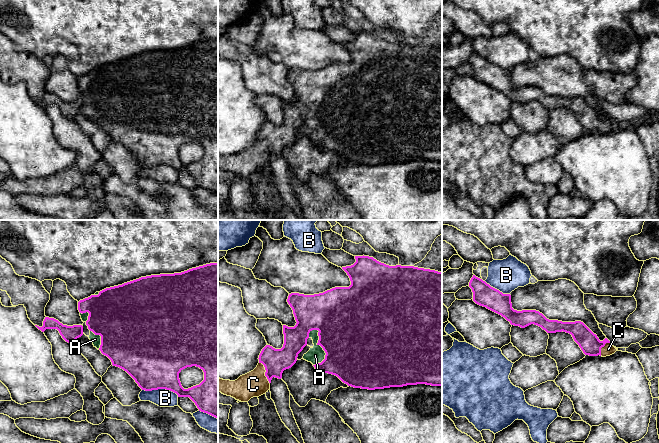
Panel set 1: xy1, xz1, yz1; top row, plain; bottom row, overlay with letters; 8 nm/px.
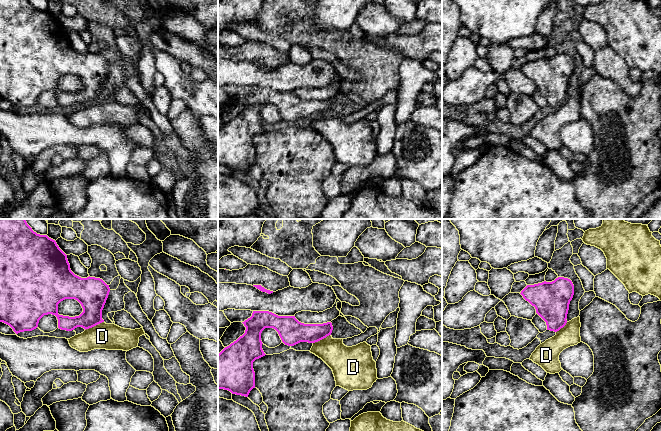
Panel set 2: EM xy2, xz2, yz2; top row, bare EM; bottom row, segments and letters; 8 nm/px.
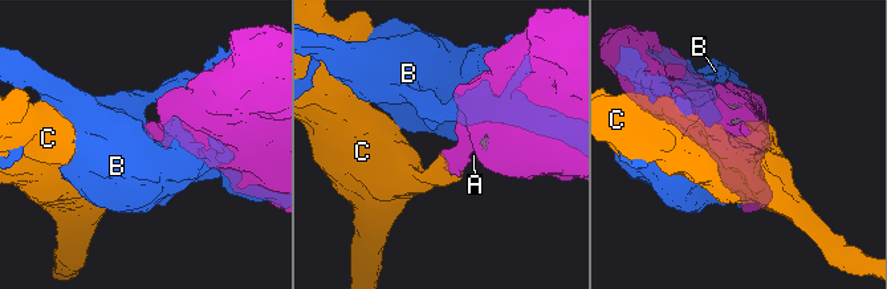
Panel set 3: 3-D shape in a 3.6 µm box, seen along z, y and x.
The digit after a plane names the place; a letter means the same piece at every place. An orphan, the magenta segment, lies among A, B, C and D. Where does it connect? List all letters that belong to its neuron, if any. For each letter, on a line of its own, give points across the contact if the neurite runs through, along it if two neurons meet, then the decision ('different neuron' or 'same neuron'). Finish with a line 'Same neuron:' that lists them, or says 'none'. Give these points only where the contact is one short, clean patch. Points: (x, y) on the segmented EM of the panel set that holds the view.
A: same neuron
B: different neuron
C: across xz1 (275, 361), (265, 372), (253, 384) | same neuron
D: along xy2 (103, 321), (85, 330) | different neuron
Same neuron: A, C

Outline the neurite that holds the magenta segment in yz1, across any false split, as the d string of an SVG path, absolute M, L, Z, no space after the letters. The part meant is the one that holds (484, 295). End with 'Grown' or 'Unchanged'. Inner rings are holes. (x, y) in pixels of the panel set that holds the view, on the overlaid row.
M475 275L471 278L469 287L472 289L473 301L476 304L501 315L511 325L525 328L534 324L541 327L547 333L562 331L569 333L583 353L589 356L600 355L606 357L617 351L607 338L600 341L597 335L581 321L562 322L549 320L536 310L514 310L512 308L510 294L503 294Z. Grown

